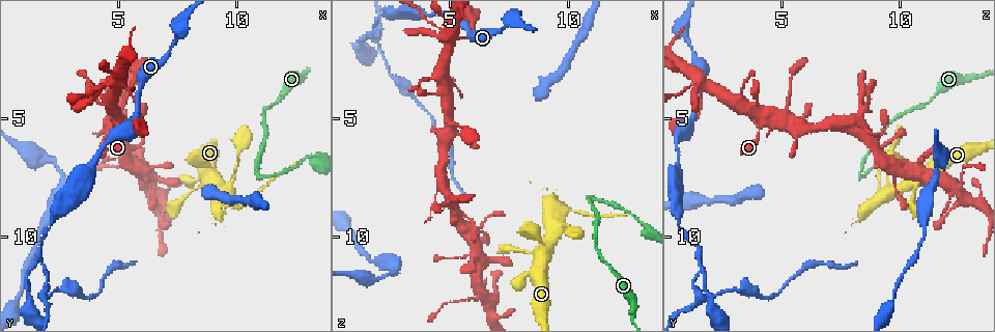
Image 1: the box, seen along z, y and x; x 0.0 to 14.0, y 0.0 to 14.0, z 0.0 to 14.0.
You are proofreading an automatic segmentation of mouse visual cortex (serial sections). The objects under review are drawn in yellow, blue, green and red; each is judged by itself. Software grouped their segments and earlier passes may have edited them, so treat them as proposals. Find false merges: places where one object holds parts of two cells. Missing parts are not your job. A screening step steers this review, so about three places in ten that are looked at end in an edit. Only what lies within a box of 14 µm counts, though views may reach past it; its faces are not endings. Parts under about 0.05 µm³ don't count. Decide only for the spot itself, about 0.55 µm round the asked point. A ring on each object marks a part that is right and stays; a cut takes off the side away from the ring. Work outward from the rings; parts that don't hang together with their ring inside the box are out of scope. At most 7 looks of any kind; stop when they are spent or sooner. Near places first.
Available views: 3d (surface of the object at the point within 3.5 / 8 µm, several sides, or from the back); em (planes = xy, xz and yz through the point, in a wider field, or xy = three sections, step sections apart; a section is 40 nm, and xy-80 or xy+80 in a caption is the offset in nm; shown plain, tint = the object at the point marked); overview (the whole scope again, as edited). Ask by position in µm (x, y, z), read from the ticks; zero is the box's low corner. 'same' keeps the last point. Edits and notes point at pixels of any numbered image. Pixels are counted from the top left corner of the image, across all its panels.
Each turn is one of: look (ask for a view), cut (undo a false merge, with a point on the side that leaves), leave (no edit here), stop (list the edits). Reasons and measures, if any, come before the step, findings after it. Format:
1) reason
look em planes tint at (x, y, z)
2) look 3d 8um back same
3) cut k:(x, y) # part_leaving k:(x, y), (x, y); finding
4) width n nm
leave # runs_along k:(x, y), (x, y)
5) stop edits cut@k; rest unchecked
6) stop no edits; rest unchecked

abrupt turn
look 3d 3.5um at (10.8, 7.2, 8.3)

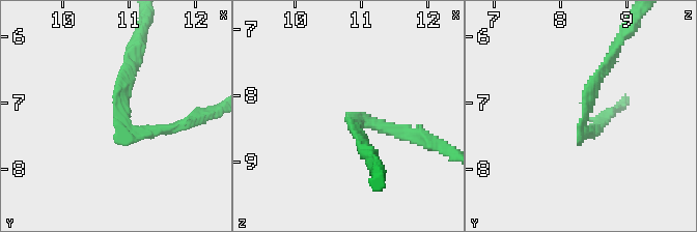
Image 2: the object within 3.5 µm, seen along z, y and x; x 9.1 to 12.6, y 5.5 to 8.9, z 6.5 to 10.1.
arm_widths 150, 200 nm
look em planes tint at (10.80, 7.15, 8.35)

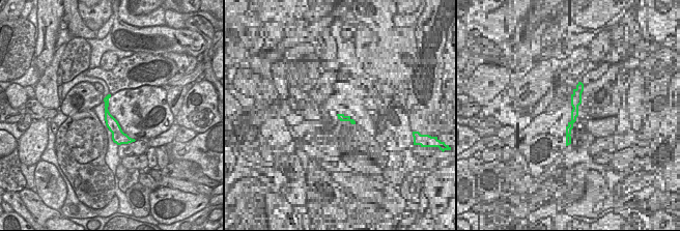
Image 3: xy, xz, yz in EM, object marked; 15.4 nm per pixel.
cut 2:(166, 128) # a second cell is stuck on

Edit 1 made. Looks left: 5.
look overview

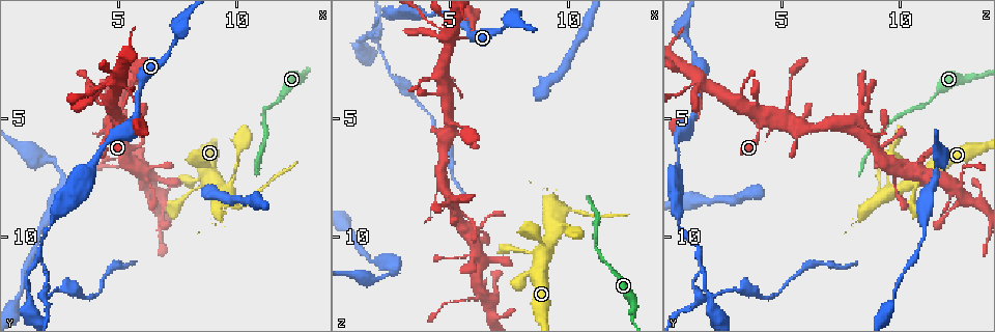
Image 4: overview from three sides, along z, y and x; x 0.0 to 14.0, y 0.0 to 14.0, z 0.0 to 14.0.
calibre changes
look 3d 8um at (9.7, 8.6, 9.1)

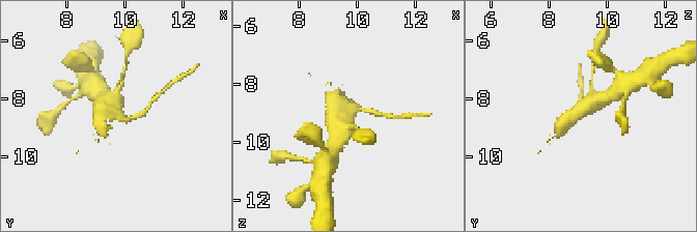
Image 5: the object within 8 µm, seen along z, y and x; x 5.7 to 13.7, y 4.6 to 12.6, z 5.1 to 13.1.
look 3d 3.5um at (9.7, 8.5, 9.1)

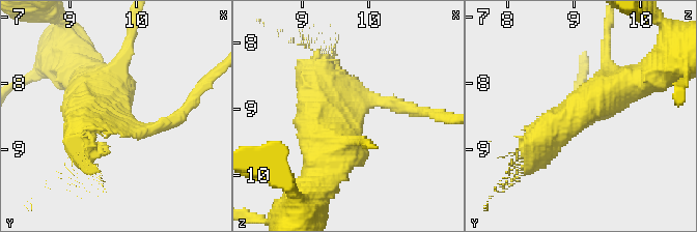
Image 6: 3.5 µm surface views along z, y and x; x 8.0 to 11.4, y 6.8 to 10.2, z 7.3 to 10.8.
arms 3; arm_widths 200, 500, 600 nm; now the EM
look em xy step 2 tint at (9.70, 8.50, 9.10)

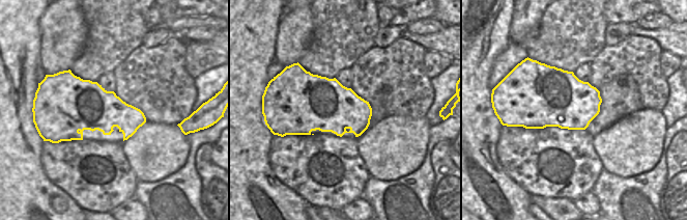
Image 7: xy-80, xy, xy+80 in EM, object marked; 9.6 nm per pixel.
cut 6:(182, 114) # part_leaving 6:(149, 129), (174, 120), (216, 73); two cells meet here

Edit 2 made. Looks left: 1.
stop edits cut@2, cut@6; rest unchecked

